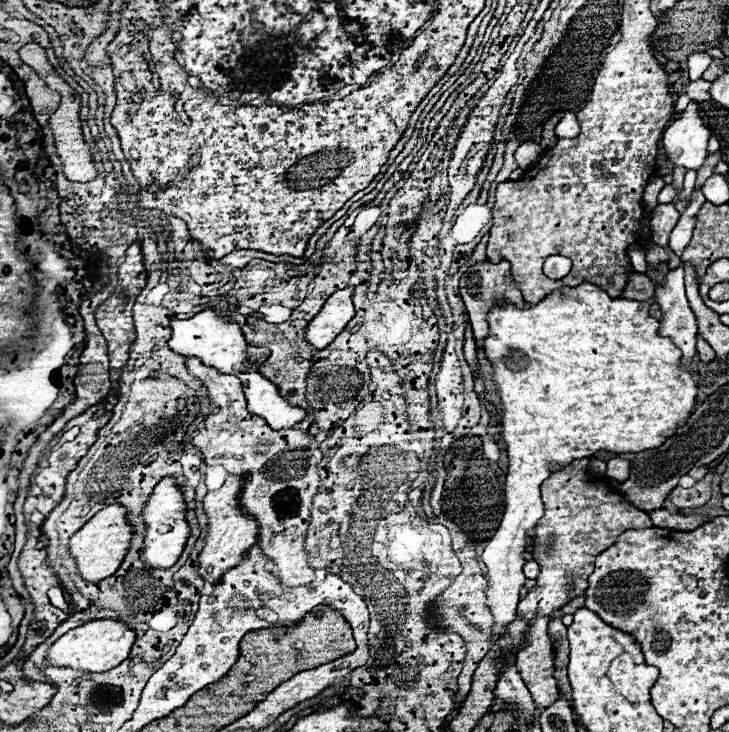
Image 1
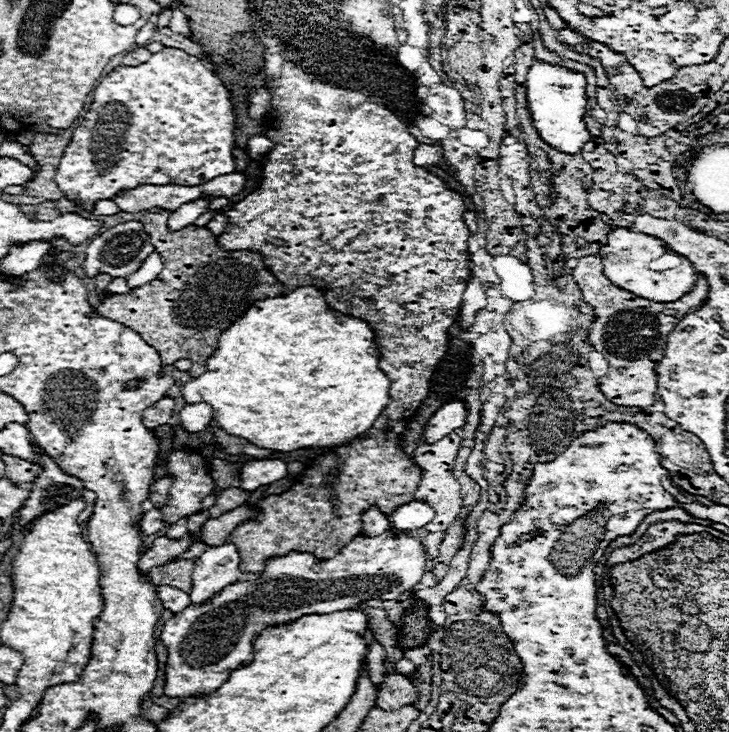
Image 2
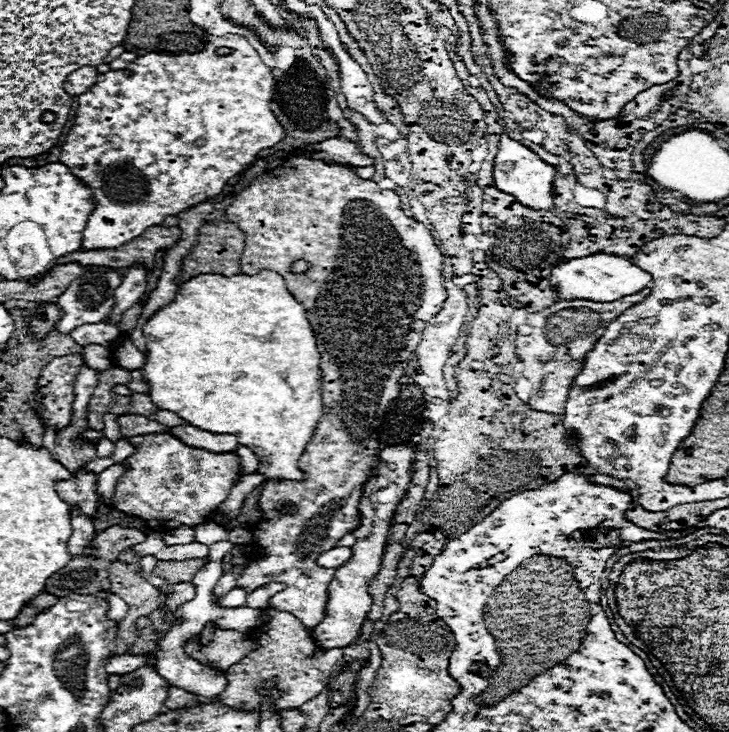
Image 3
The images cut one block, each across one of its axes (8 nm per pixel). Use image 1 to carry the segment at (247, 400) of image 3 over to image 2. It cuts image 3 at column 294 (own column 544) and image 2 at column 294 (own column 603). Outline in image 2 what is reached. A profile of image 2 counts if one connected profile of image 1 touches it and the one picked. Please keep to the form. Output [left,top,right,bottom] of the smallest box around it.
[182,286,390,452]

